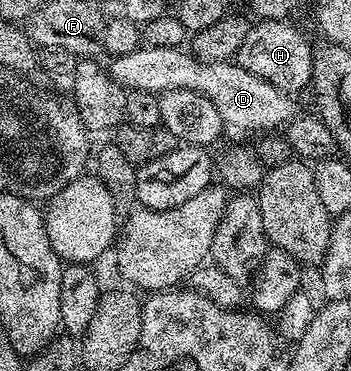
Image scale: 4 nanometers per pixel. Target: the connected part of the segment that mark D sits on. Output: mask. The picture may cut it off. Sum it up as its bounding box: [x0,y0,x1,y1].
[108,46,296,133]

